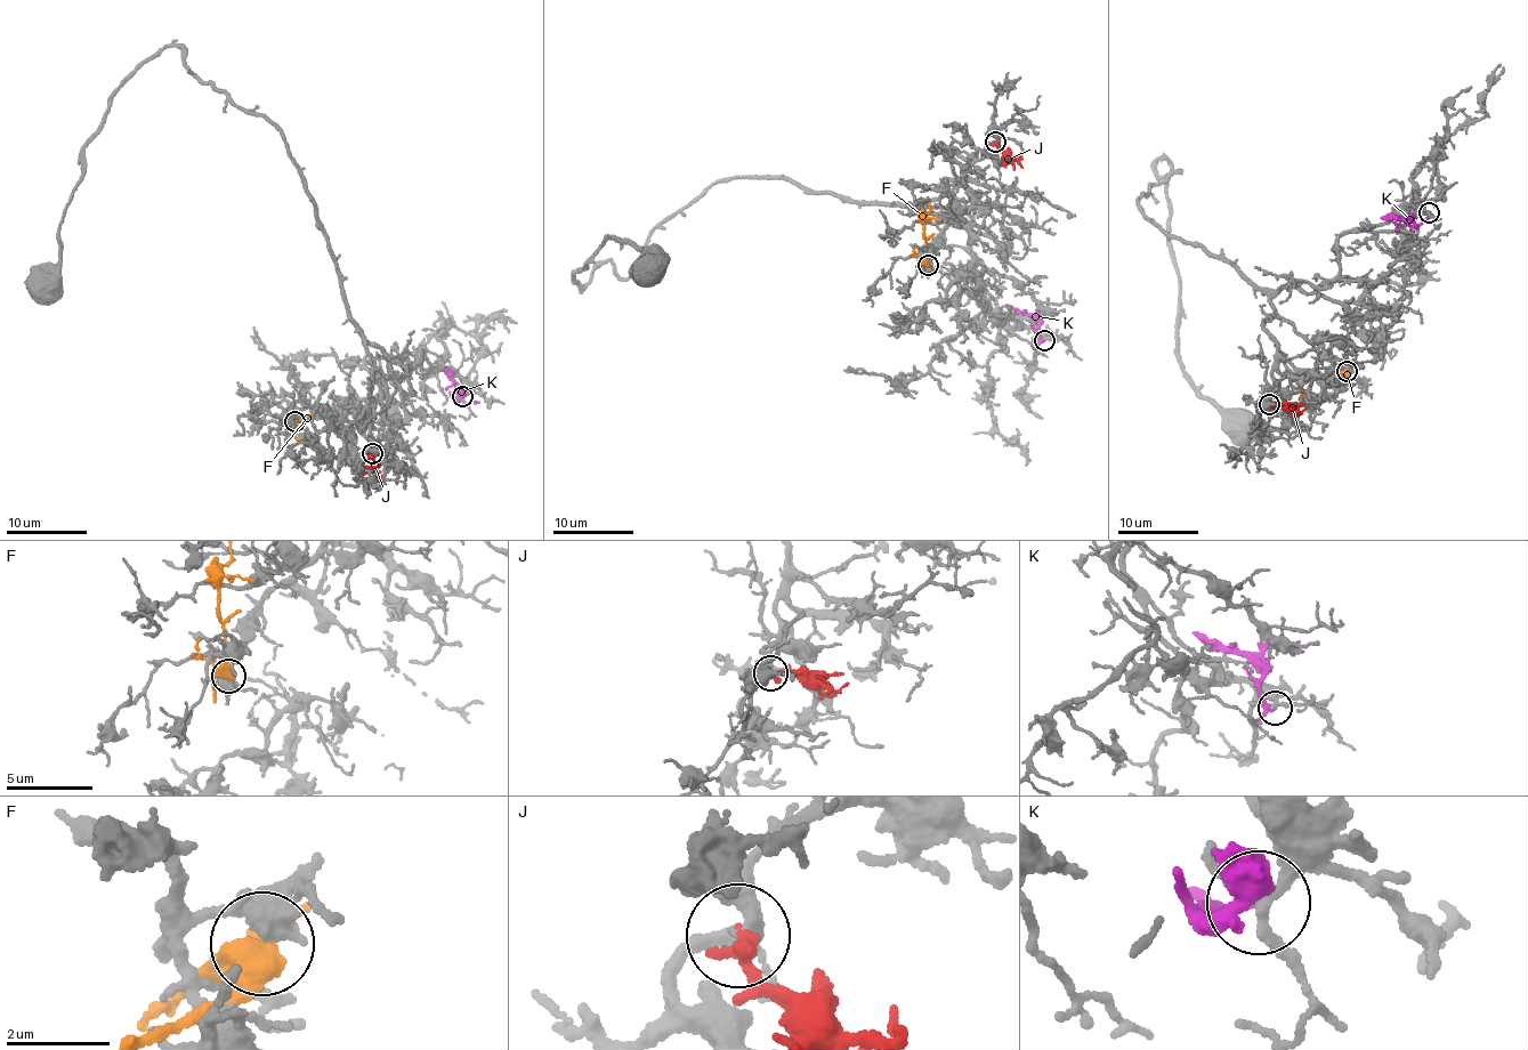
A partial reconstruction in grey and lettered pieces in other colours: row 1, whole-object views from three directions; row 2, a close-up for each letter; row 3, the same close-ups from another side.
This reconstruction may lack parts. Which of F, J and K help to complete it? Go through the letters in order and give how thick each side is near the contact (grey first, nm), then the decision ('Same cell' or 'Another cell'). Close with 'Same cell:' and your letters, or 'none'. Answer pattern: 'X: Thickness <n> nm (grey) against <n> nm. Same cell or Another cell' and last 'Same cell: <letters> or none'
F: Thickness 480 nm (grey) against 400 nm. Another cell
J: Thickness 260 nm (grey) against 240 nm. Same cell
K: Thickness 180 nm (grey) against 150 nm. Another cell
Same cell: J

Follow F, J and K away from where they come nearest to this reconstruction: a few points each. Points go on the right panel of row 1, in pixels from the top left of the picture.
F: (1347, 372), (1316, 395), (1292, 388)
J: (1269, 403), (1282, 403), (1298, 411), (1306, 409)
K: (1429, 211), (1425, 219), (1414, 225), (1400, 217), (1390, 220), (1382, 217)

